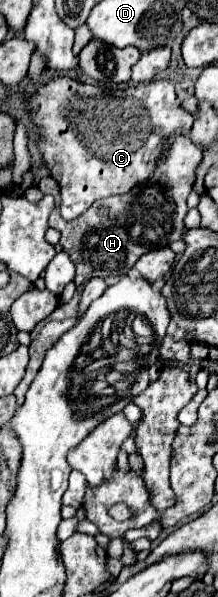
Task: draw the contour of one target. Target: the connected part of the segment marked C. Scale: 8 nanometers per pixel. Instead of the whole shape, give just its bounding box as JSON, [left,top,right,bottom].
[27,78,195,220]

